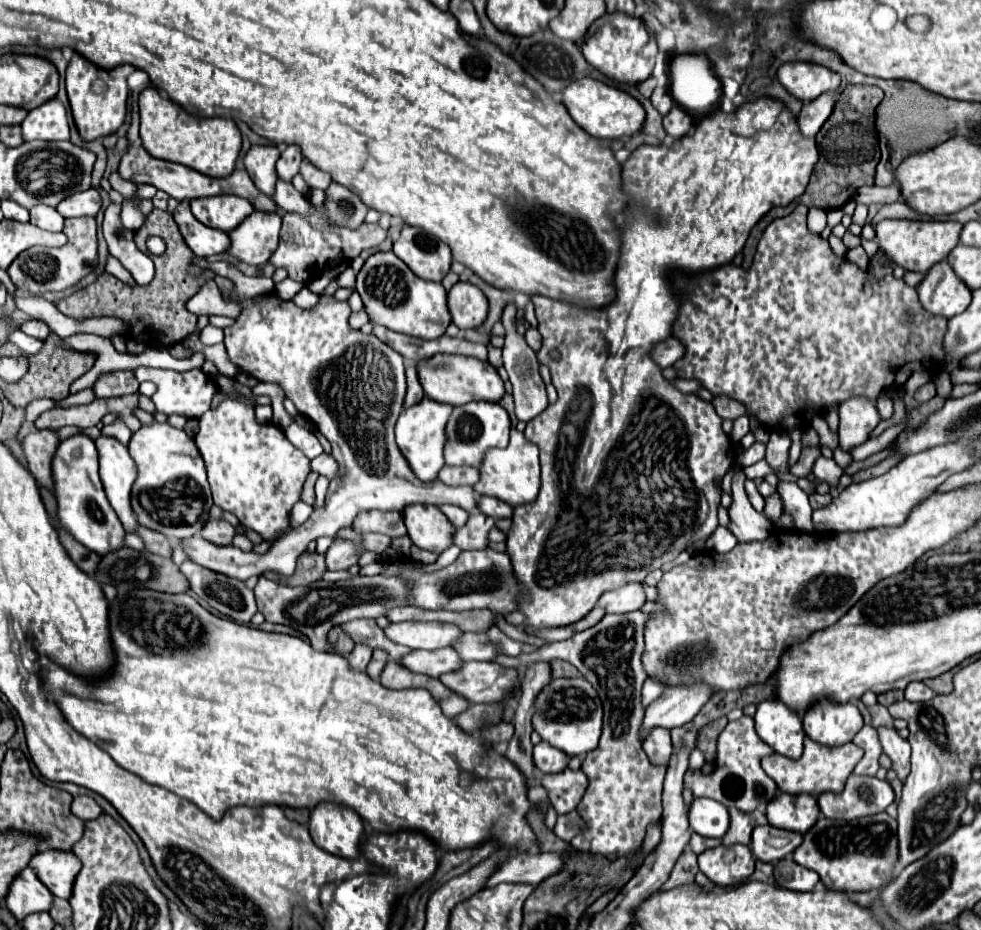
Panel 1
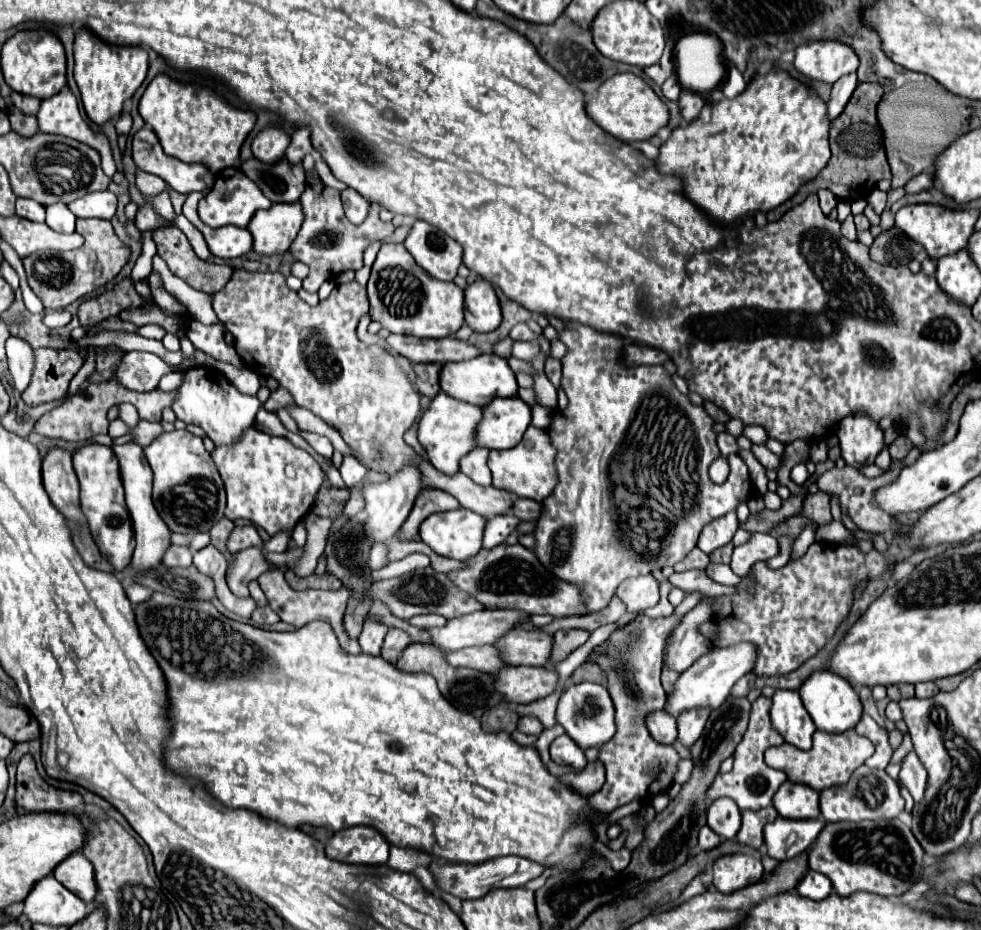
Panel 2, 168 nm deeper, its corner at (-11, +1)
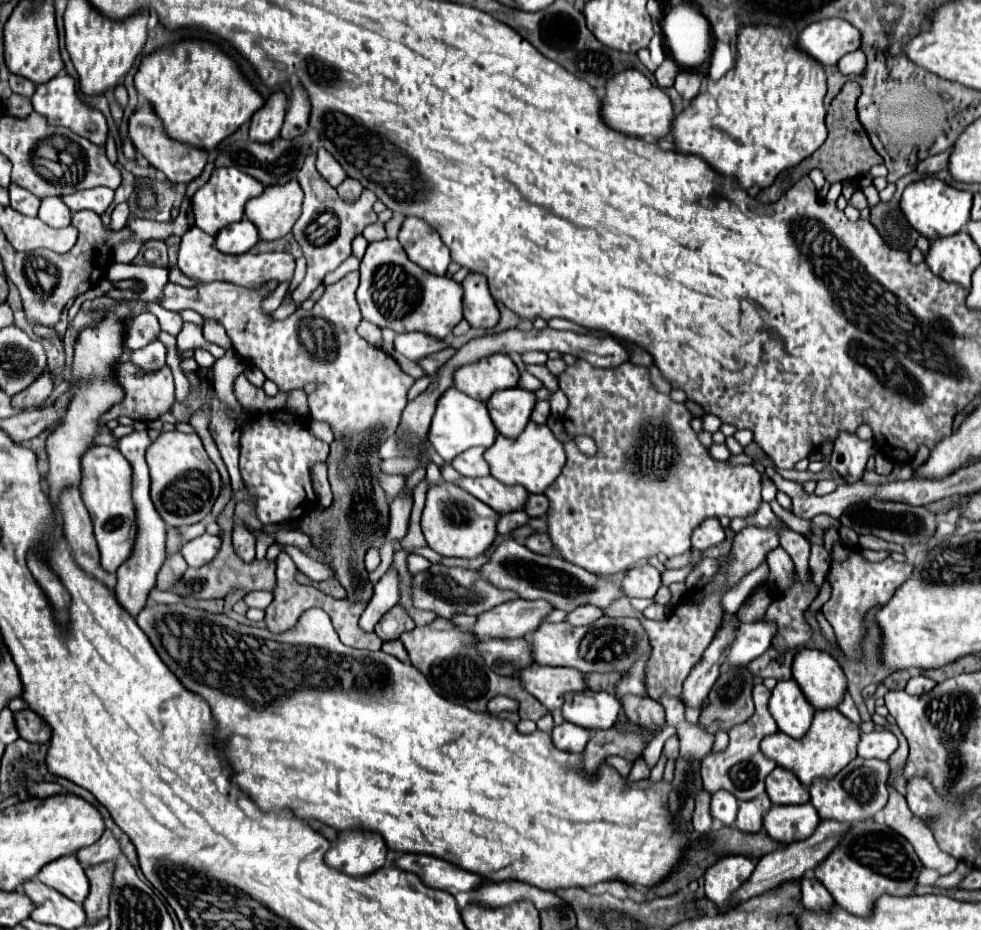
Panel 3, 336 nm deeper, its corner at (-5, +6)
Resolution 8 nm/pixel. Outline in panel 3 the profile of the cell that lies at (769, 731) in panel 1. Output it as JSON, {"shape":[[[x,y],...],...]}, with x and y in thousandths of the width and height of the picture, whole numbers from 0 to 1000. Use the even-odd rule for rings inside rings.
{"shape":[[[808,730],[792,732],[784,754],[784,765],[792,775],[794,786],[810,795],[817,795],[821,790],[831,767],[829,758],[821,752],[817,739]]]}

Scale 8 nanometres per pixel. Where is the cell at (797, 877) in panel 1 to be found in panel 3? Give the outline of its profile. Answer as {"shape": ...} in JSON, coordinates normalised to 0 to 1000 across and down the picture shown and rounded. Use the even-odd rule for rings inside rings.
{"shape":[[[827,941],[817,945],[817,960],[819,960],[819,975],[833,982],[845,982],[849,977],[849,965],[845,958]]]}

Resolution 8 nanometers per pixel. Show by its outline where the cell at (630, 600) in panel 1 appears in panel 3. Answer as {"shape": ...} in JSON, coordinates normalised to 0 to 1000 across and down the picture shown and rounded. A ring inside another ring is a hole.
{"shape":[[[664,608],[645,610],[639,614],[633,631],[639,642],[668,642],[674,631],[674,616]]]}

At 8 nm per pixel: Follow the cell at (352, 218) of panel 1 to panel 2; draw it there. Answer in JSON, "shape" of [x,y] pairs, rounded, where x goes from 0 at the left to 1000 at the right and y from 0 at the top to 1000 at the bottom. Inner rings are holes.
{"shape":[[[352,202],[348,206],[348,213],[350,213],[350,224],[352,224],[352,232],[356,234],[356,239],[360,241],[368,241],[376,226],[374,226],[374,215],[360,202]]]}

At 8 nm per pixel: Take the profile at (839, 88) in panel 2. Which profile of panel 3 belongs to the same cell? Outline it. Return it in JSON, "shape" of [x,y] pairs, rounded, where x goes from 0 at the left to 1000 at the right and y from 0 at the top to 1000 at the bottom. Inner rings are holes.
{"shape":[[[874,53],[874,55],[867,55],[865,59],[857,61],[853,72],[859,81],[876,81],[882,74],[882,68],[884,68],[882,57],[878,53]]]}

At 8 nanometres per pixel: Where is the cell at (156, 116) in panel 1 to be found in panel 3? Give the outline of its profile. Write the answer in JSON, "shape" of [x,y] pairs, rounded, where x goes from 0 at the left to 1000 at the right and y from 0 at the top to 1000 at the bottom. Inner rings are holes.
{"shape":[[[185,42],[176,48],[162,51],[156,57],[148,59],[144,63],[142,76],[138,78],[138,94],[142,102],[156,113],[172,147],[180,152],[197,154],[199,158],[211,162],[221,158],[231,145],[240,143],[270,111],[266,100],[250,85],[244,70],[233,59],[229,59],[229,55],[223,48],[205,42]]]}

